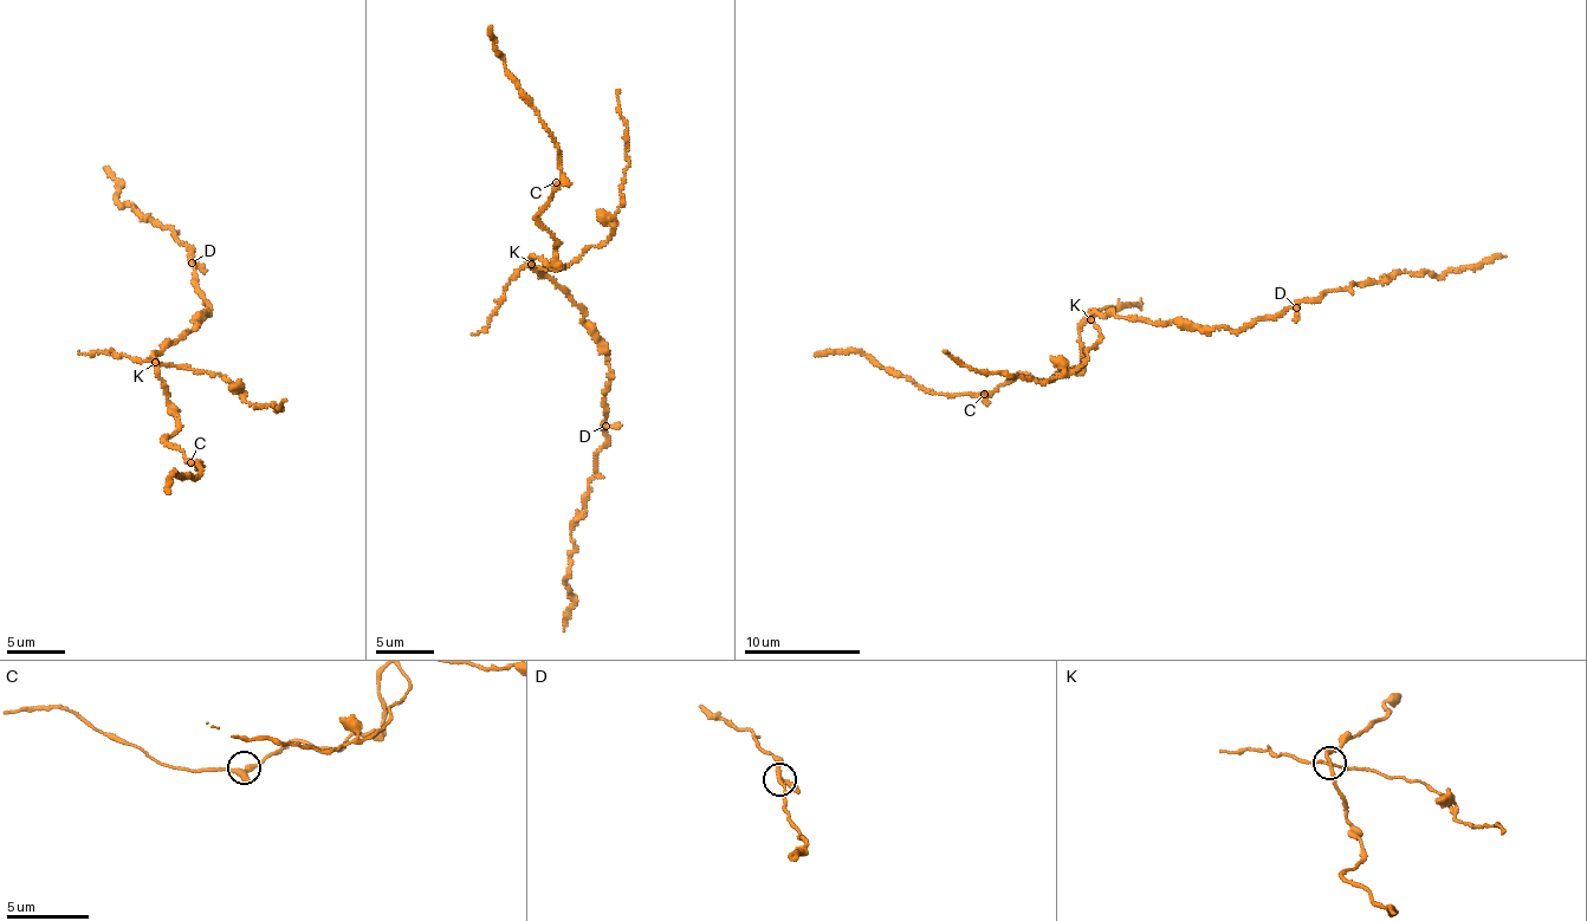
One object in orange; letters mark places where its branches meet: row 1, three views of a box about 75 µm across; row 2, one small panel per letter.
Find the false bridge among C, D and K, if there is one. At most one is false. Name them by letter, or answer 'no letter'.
K

